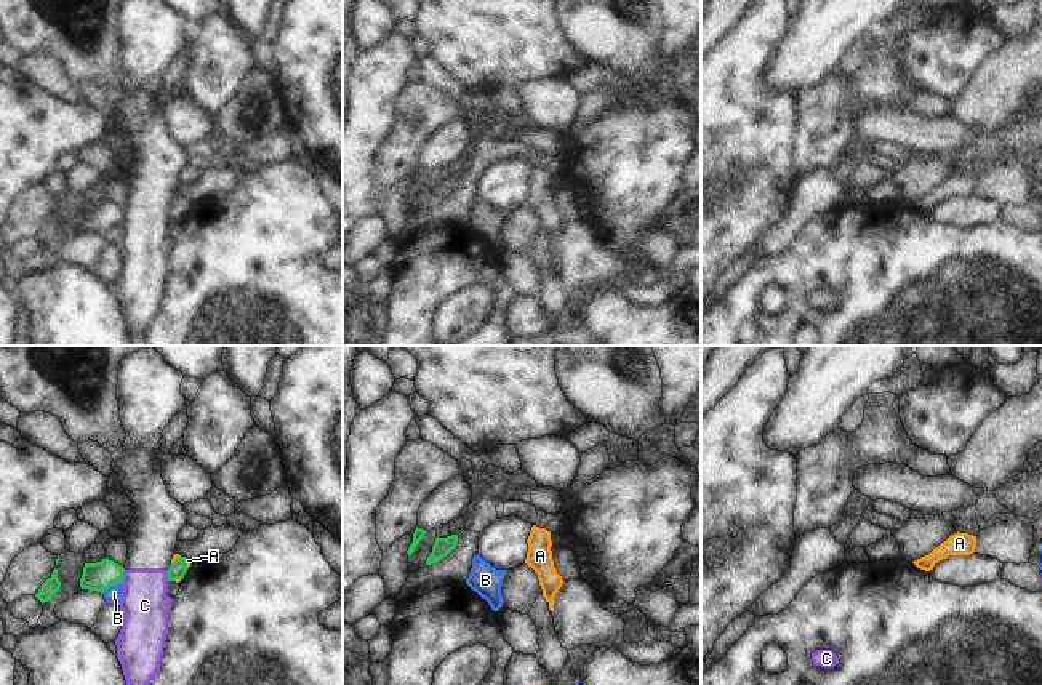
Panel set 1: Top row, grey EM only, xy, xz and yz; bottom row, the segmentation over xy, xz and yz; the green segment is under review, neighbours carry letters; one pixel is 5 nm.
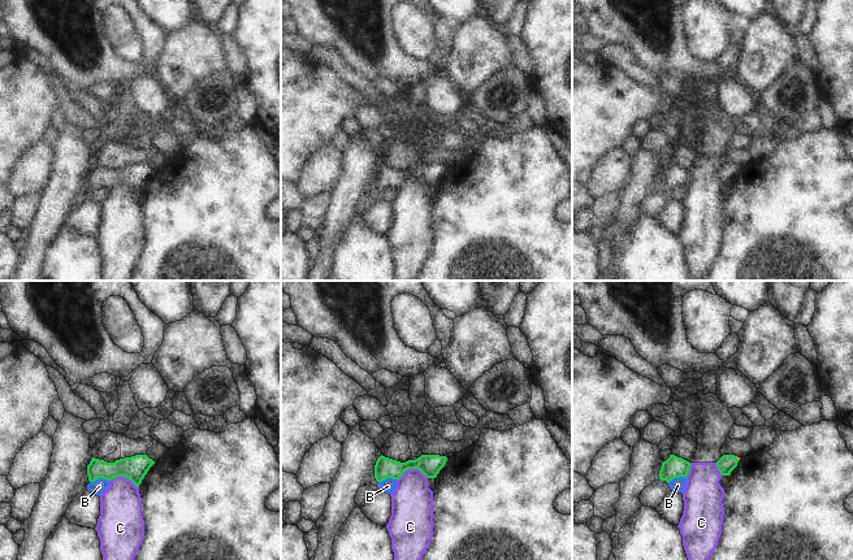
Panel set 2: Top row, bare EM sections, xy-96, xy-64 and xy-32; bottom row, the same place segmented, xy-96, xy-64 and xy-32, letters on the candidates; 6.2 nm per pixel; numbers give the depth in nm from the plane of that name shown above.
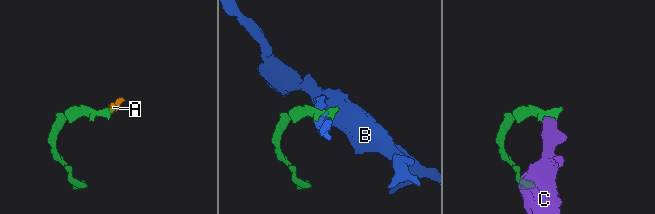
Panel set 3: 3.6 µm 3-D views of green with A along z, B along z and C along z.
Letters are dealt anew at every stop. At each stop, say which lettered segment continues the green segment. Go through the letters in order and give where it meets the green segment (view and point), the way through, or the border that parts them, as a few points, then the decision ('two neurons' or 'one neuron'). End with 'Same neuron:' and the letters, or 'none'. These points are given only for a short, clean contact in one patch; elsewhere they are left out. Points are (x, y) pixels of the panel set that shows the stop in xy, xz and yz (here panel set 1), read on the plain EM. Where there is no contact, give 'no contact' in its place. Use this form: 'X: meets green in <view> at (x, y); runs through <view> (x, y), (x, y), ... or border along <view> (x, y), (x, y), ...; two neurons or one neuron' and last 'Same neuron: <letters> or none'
A: meets green in xy at (186, 204); runs through xy (176, 212), (186, 204), (188, 202); one neuron
B: meets green in xy at (111, 226); border along xy (120, 223), (103, 234); two neurons
C: meets green in xy at (122, 218); border along xy (125, 212), (120, 223); two neurons
Same neuron: A

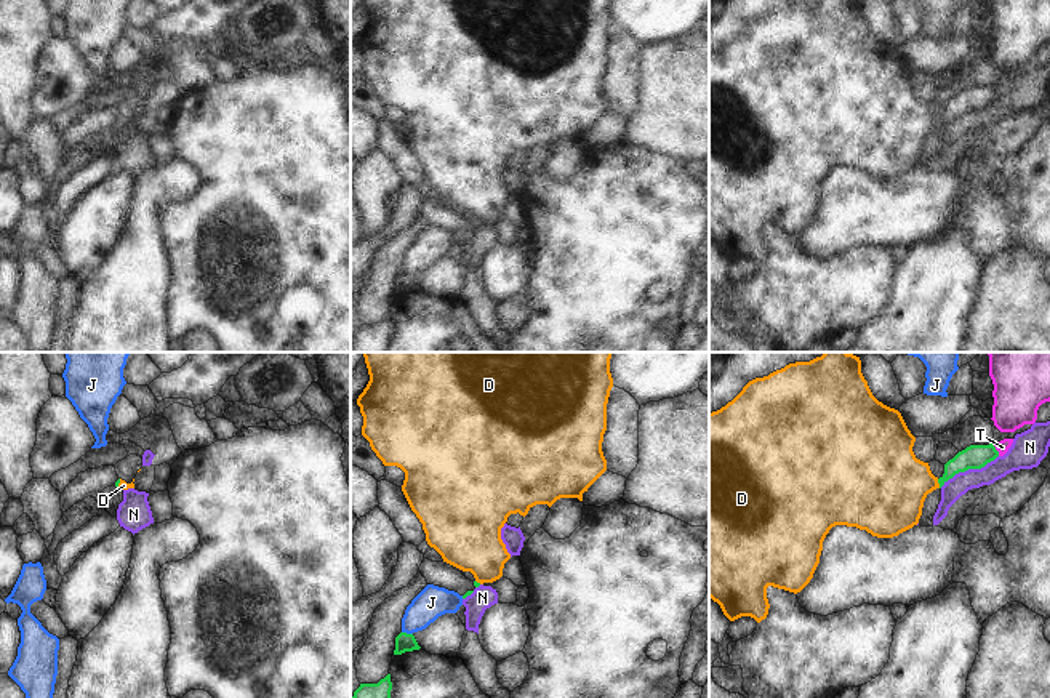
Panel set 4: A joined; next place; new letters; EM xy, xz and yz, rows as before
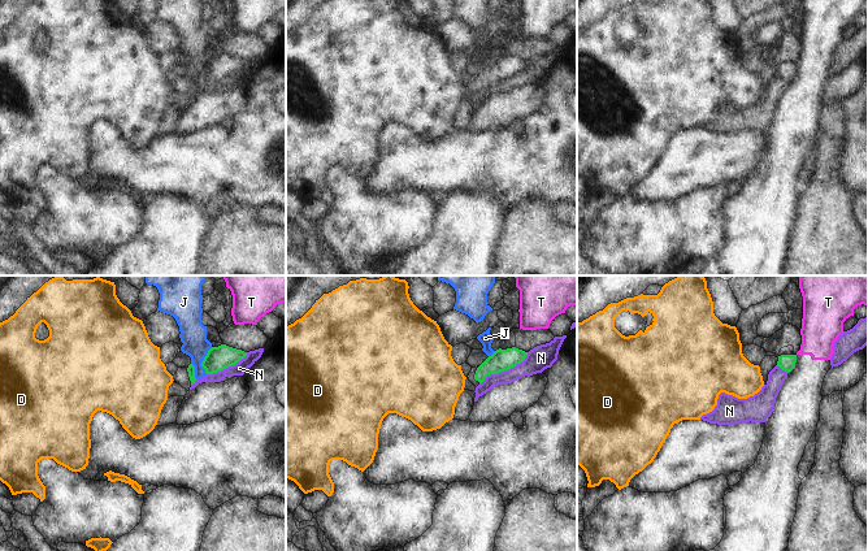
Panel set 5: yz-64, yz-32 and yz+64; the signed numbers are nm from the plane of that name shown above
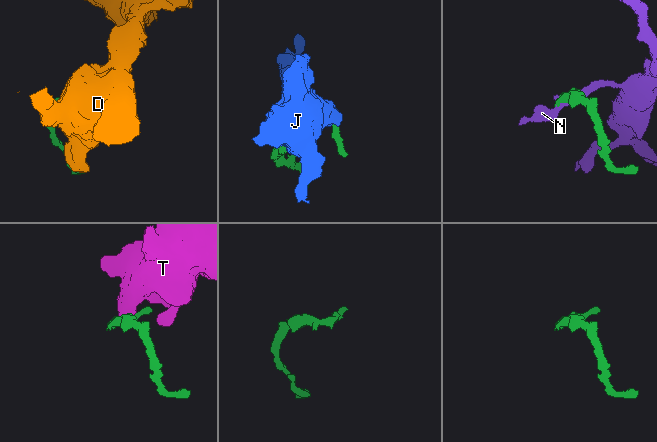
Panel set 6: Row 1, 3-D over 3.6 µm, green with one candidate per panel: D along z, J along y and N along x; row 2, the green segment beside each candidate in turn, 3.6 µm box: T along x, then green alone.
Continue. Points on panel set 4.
D: meets green in yz at (938, 124); border along yz (937, 120), (940, 128); two neurons
J: meets green in xz at (405, 274); border along xz (402, 272), (412, 276); two neurons
N: meets green in yz at (969, 109); border along yz (997, 96), (980, 109), (956, 114), (940, 128); two neurons
T: meets green in yz at (996, 92); border along yz (993, 85), (999, 96); two neurons
Same neuron: none

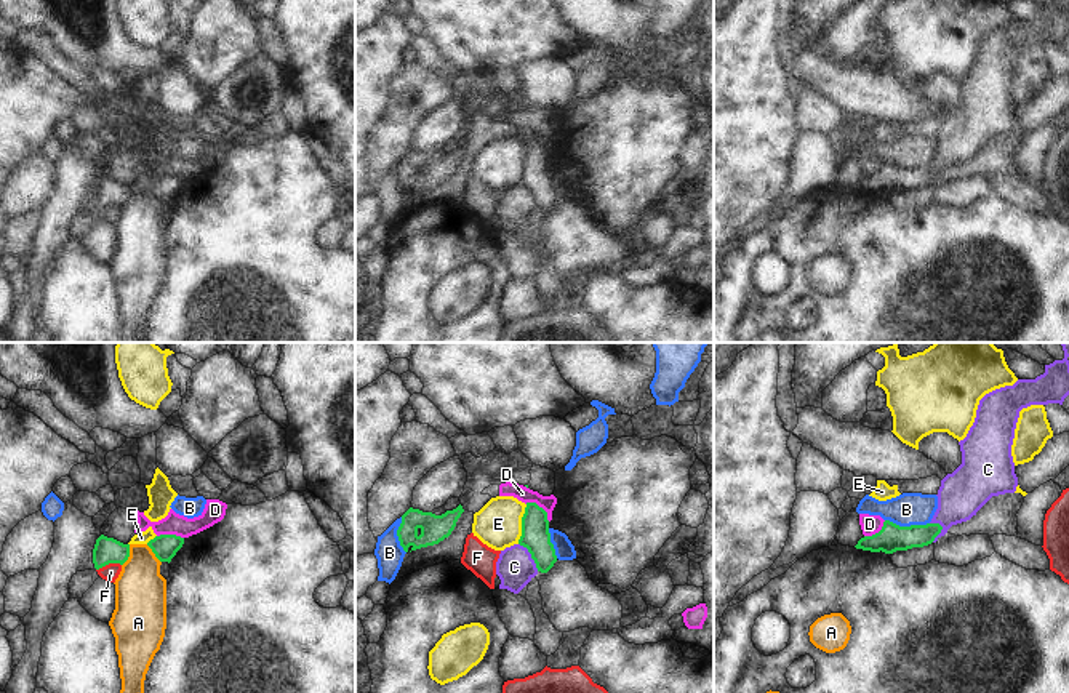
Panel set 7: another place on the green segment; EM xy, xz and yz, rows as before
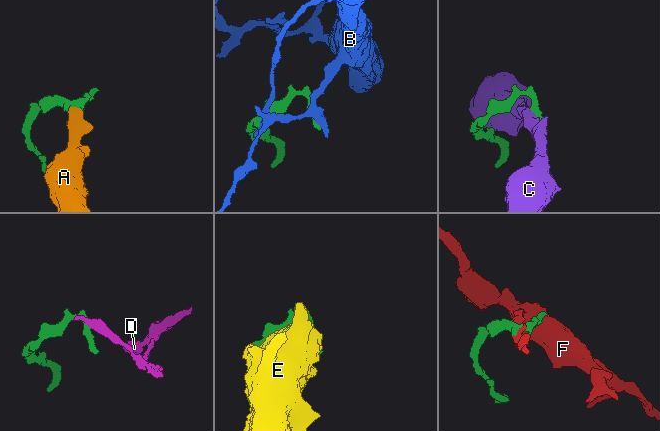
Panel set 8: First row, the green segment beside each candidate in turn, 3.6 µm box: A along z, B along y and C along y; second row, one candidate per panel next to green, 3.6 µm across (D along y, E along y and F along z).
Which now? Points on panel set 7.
A: meets green in xy at (128, 197); border along xy (130, 186), (130, 196), (122, 207); two neurons
B: meets green in yz at (908, 168); border along yz (885, 160), (900, 167), (928, 165); two neurons
C: meets green in xz at (532, 197); border along xz (519, 184), (527, 191), (538, 212); two neurons
D: meets green in xz at (538, 148); border along xz (525, 144), (540, 148), (549, 162); two neurons
E: meets green in xz at (522, 165); border along xz (527, 146), (522, 156), (522, 176), (517, 184); two neurons
F: meets green in xy at (108, 205); border along xy (120, 205), (106, 205), (96, 212); two neurons
Same neuron: none

